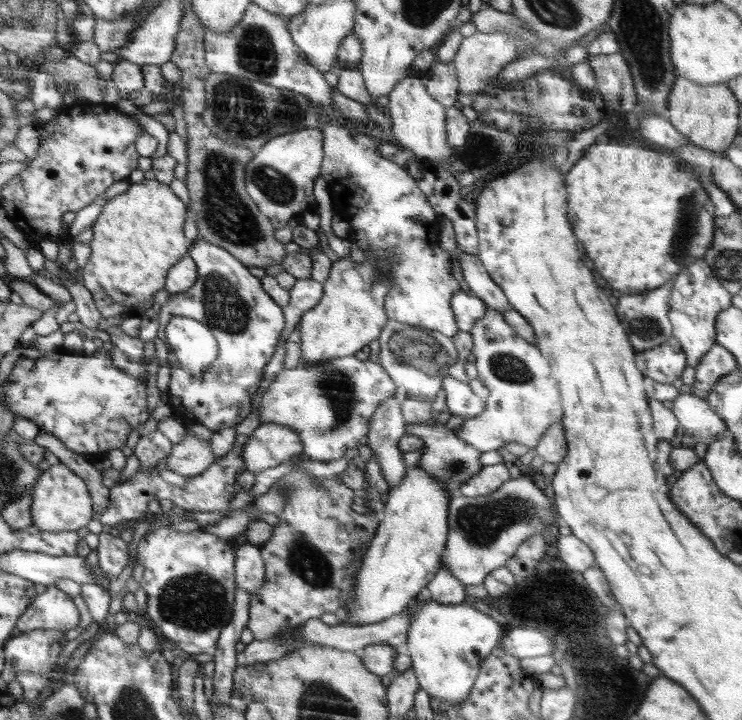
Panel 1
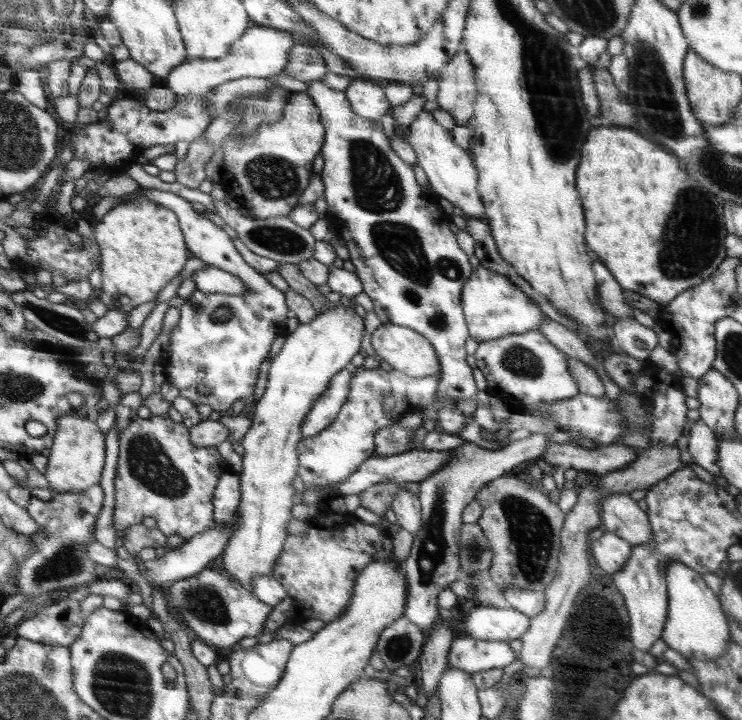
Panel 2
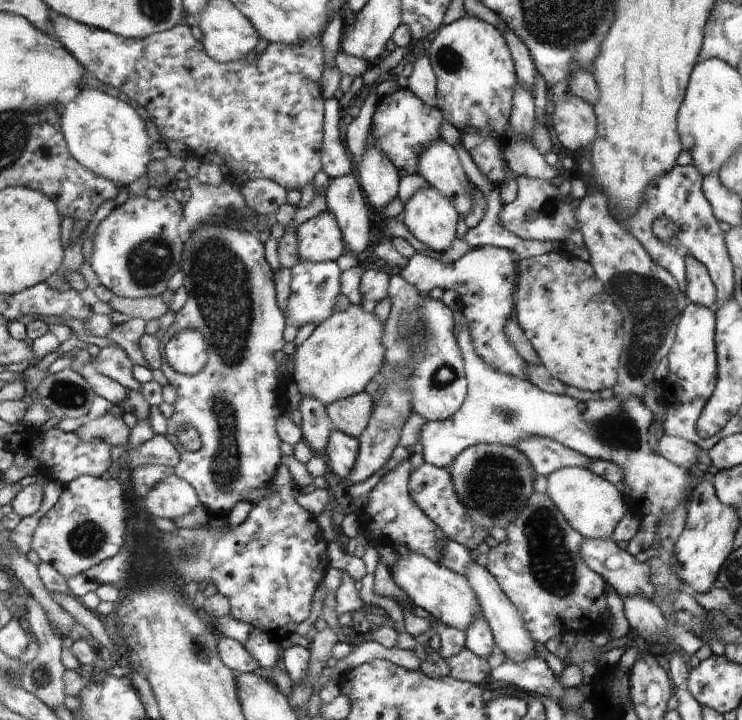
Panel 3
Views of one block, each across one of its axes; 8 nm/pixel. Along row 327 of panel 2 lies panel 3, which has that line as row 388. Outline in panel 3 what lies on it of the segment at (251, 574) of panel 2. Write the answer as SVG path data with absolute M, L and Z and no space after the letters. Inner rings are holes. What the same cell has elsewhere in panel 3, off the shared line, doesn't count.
M351 305L342 311L334 312L326 322L322 324L315 325L315 329L312 331L312 334L300 345L297 346L294 356L294 368L289 374L294 384L296 384L298 391L302 398L304 396L310 396L310 398L316 398L318 402L321 402L324 406L330 406L332 402L340 400L341 398L353 397L355 394L360 394L366 388L366 385L373 379L376 379L381 372L382 366L385 364L385 346L382 344L382 336L385 334L385 326L376 318L372 312L371 307L367 309L362 308L362 306Z

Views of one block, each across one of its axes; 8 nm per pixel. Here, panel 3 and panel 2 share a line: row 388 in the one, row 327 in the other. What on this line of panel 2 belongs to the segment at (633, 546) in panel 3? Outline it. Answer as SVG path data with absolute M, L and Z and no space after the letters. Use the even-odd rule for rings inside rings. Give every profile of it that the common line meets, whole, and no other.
M478 265L468 282L464 283L461 306L466 320L469 321L470 336L478 343L539 330L547 318L536 304L532 304L522 289L514 286L513 281L482 265Z

